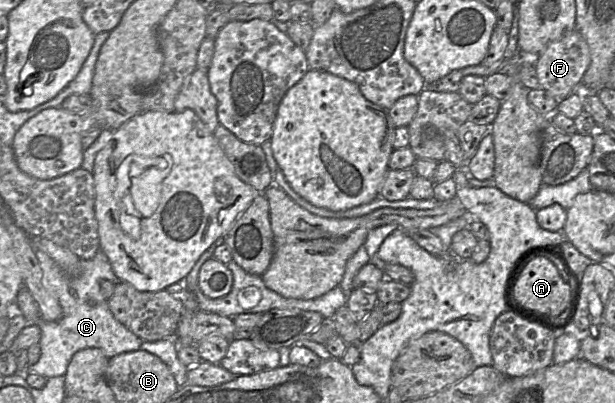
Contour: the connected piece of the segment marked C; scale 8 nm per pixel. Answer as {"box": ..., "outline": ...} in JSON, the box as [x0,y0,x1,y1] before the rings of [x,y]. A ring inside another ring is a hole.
{"box":[19,248,142,379],"outline":[[[36,248],[34,252],[43,272],[42,284],[59,301],[62,317],[55,322],[39,319],[35,323],[41,328],[39,341],[41,355],[36,364],[26,367],[19,375],[24,379],[30,374],[45,378],[63,376],[74,354],[87,348],[98,348],[109,359],[122,353],[140,350],[142,339],[115,319],[109,309],[108,300],[101,294],[102,280],[109,280],[114,284],[120,282],[107,256],[101,250],[92,259],[80,259],[77,276],[65,273],[45,252]],[[90,299],[95,300],[96,306],[92,307],[88,304]]]}

